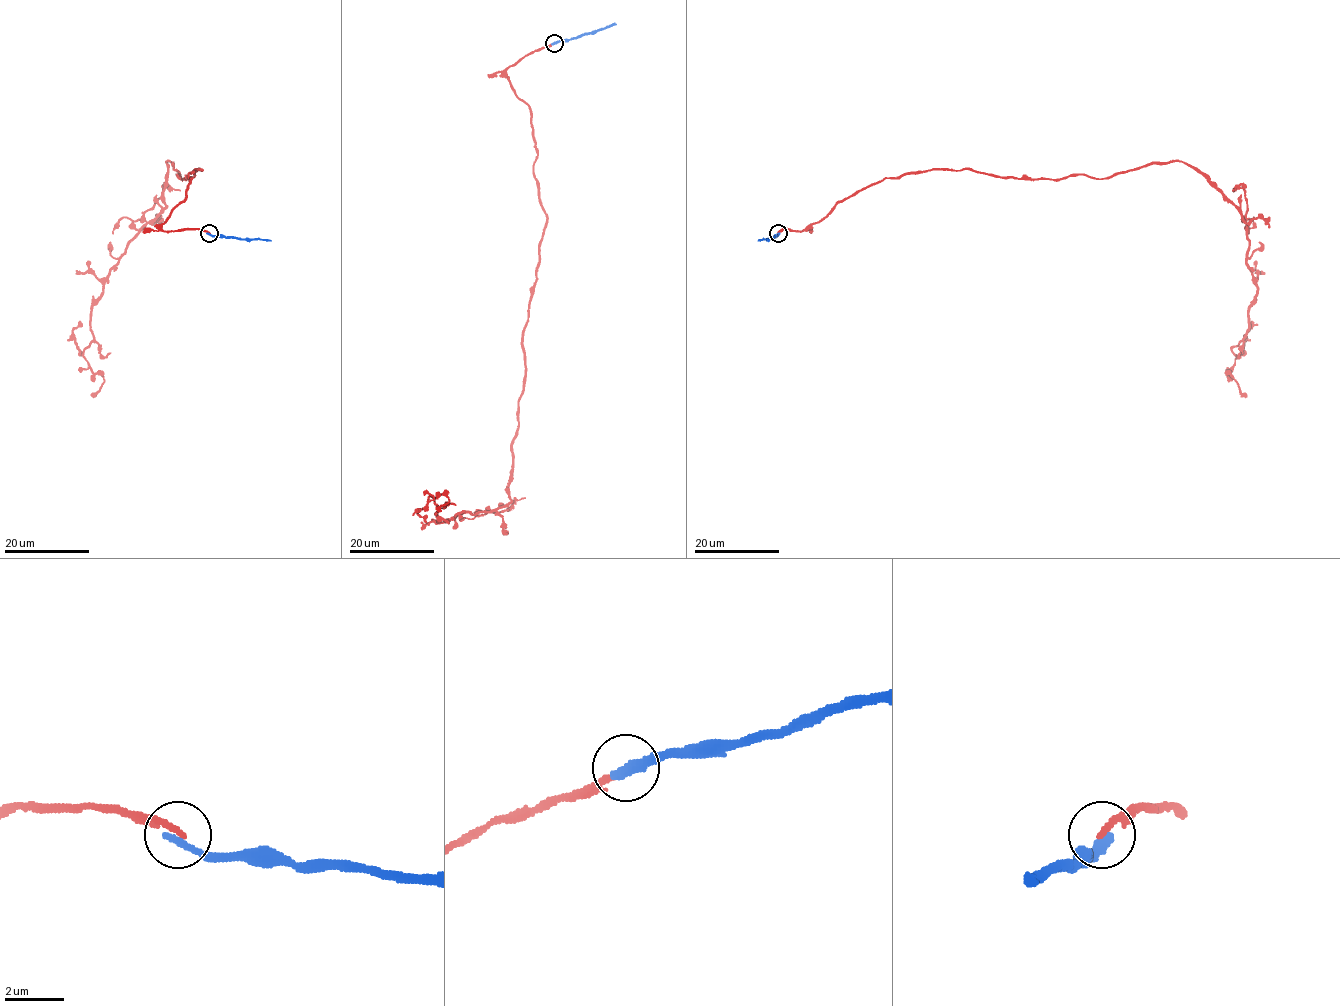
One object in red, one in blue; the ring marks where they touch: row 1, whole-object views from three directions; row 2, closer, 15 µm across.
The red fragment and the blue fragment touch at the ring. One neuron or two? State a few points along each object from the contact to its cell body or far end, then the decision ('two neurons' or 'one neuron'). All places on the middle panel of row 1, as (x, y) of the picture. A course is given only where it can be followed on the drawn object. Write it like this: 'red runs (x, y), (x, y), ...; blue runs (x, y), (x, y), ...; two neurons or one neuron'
red runs (553, 43), (506, 71), (529, 107), (547, 218), (511, 500), (447, 522), (439, 494), (437, 510); blue runs (553, 43), (616, 24); two neurons

